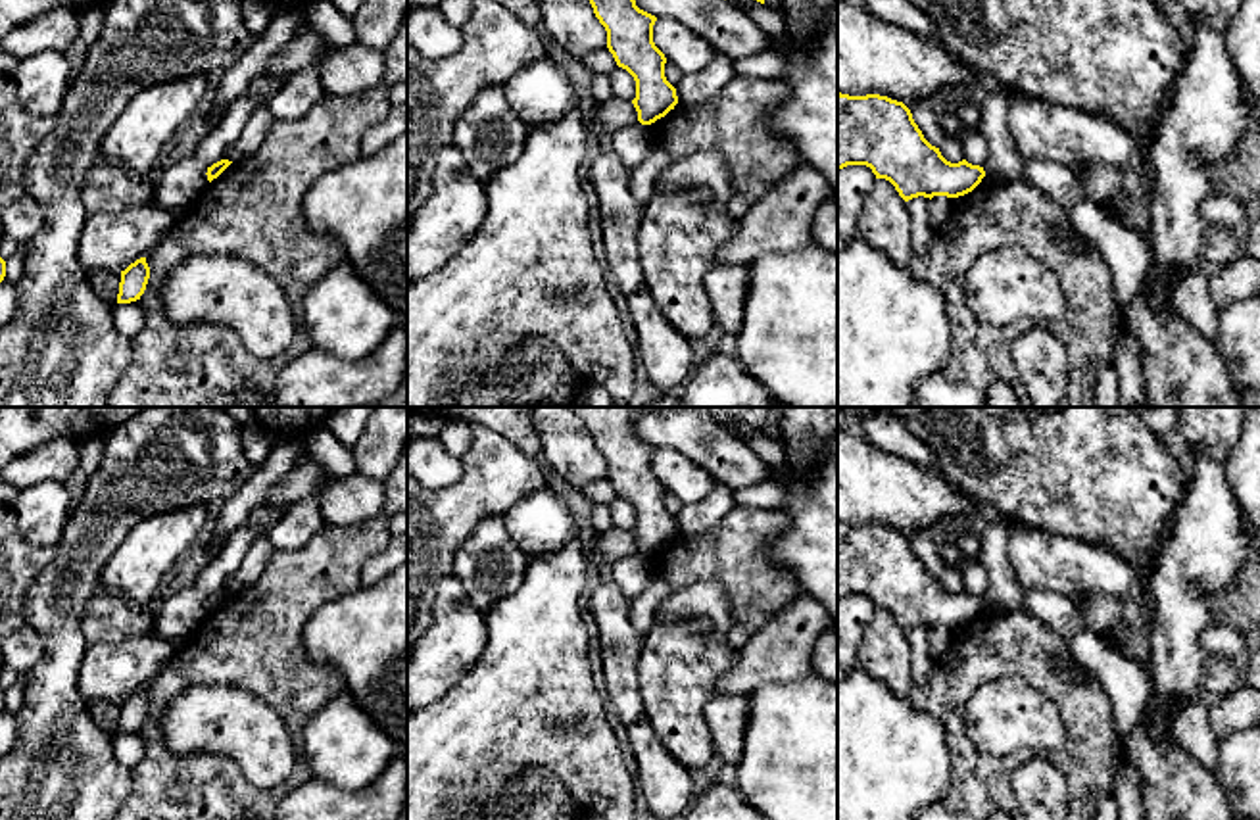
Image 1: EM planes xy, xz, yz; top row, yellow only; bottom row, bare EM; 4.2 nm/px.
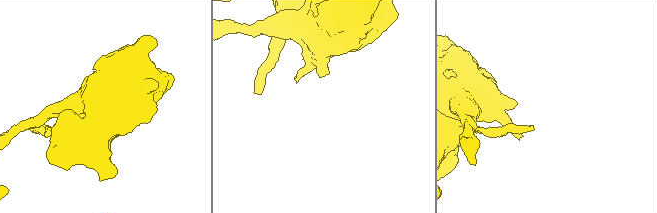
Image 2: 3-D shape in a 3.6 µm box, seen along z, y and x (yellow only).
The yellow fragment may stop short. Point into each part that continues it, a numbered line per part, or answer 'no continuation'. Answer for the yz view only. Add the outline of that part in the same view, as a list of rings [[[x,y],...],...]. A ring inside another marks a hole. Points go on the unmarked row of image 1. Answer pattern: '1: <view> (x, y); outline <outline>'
no continuation

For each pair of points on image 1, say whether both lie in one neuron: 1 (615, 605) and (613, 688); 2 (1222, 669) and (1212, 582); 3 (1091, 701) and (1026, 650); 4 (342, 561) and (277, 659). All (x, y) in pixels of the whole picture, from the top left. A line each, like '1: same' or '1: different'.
1: same
2: different
3: same
4: same

